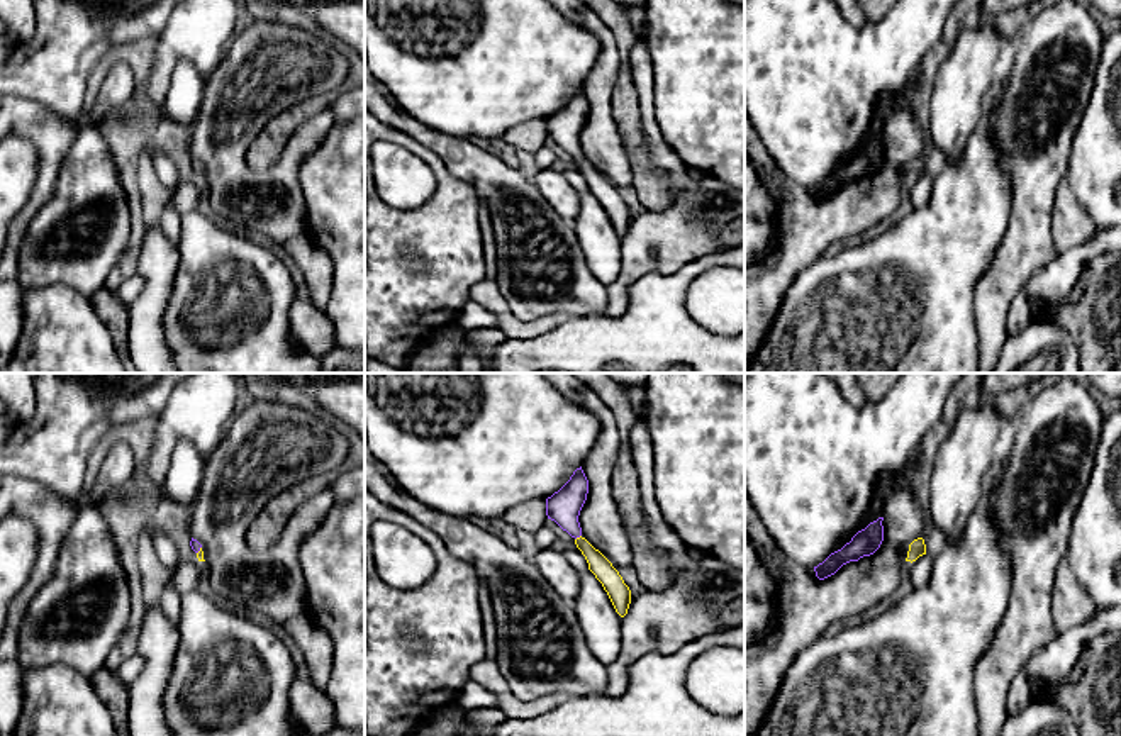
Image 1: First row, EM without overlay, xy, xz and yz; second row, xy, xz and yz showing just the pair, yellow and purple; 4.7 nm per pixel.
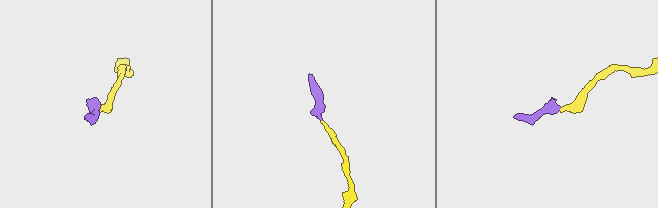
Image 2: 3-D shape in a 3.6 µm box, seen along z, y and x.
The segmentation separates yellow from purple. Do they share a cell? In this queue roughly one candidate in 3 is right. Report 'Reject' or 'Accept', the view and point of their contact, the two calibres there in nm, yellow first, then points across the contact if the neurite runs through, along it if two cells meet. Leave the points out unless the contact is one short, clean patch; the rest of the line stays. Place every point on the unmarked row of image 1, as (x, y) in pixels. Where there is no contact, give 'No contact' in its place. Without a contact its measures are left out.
Accept. Touches yellow at xz (577, 158). Thickness 100 nm (yellow) against 160 nm. Path across: xz (599, 185), (577, 158), (563, 128)

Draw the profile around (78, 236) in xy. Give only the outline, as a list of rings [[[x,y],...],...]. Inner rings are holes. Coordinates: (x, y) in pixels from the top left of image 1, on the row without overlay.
[[[83,127],[64,154],[49,202],[31,219],[19,249],[24,288],[66,285],[92,297],[124,256],[127,197],[105,139]]]

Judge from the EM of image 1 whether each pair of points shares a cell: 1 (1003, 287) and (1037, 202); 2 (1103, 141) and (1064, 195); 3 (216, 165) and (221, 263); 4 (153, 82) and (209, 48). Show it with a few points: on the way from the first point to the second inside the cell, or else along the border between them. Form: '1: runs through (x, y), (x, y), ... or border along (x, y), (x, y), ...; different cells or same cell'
1: runs through (1011, 267), (1028, 246), (1030, 223); same cell
2: border along (1065, 178), (1072, 195), (1093, 221); different cells
3: border along (214, 217), (229, 229), (248, 234); different cells
4: runs through (163, 66), (182, 48), (194, 48); same cell

